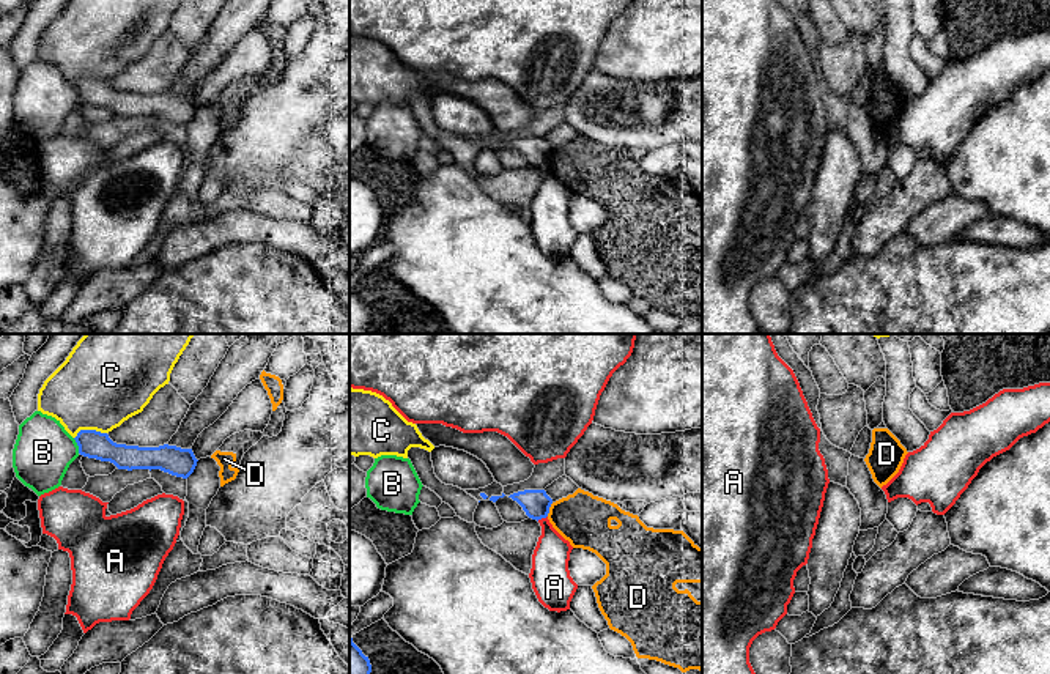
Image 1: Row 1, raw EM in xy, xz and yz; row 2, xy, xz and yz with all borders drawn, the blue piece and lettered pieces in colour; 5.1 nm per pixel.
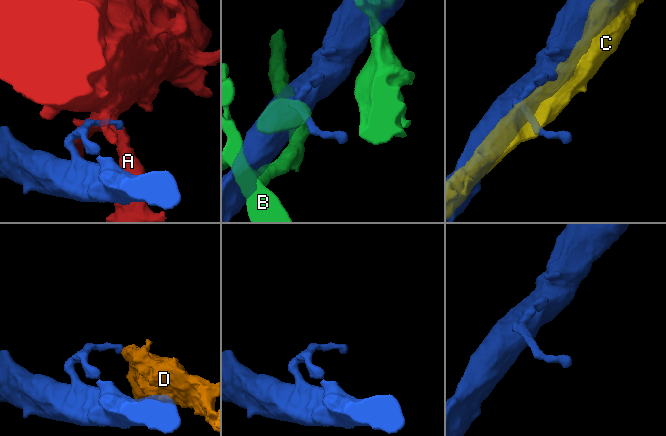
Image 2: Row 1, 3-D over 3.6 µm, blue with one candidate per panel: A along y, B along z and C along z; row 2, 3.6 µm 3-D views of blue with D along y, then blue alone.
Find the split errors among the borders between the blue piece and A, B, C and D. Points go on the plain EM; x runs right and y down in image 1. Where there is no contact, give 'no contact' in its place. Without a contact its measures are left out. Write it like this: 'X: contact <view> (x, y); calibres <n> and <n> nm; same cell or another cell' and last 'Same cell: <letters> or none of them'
A: contact xz (542, 164); calibres 140 and 190 nm; another cell
B: contact xy (77, 92); calibres 140 and 300 nm; another cell
C: contact xy (88, 77); calibres 140 and 400 nm; another cell
D: contact xz (548, 156); calibres 140 and 280 nm; another cell
Same cell: none of them

